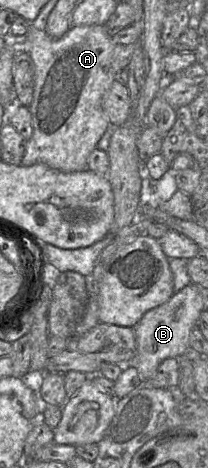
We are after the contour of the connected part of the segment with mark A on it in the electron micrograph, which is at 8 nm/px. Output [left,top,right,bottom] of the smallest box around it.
[21,21,117,172]

